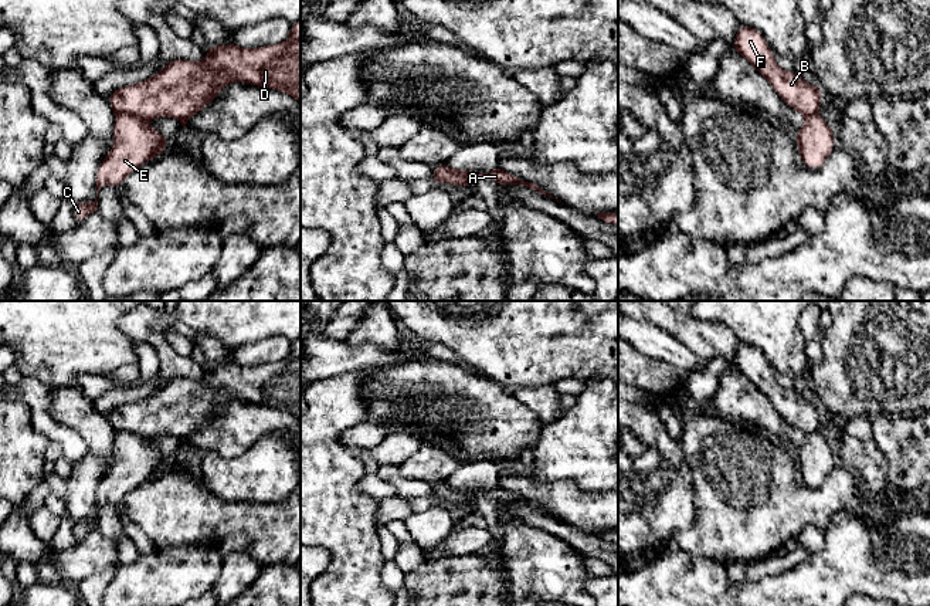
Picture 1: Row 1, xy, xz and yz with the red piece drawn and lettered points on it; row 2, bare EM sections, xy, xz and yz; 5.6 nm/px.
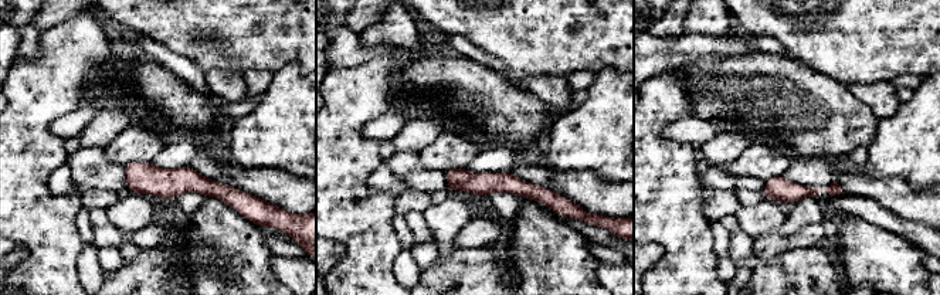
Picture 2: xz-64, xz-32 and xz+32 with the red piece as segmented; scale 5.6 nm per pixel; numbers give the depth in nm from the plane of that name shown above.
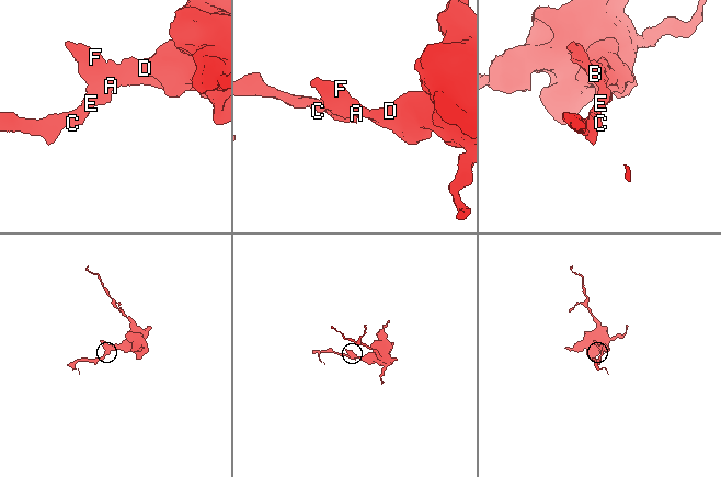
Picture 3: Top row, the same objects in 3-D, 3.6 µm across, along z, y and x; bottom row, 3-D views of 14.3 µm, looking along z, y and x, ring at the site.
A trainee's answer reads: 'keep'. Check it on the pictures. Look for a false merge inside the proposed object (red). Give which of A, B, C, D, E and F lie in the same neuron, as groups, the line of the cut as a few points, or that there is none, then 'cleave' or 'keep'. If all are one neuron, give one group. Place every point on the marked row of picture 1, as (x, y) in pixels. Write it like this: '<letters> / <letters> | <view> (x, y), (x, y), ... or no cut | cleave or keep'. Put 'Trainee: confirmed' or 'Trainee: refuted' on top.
Trainee: refuted
A B D F / C E | xy (116, 114), (135, 114), (146, 118) | cleave

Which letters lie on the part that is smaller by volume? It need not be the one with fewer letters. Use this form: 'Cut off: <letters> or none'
Cut off: C, E

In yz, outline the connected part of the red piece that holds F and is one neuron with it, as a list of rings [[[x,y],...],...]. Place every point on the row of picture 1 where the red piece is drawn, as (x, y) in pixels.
[[[740,23],[732,48],[746,58],[774,88],[783,102],[804,116],[818,112],[824,97],[818,85],[811,85],[794,71],[784,71],[763,34]]]

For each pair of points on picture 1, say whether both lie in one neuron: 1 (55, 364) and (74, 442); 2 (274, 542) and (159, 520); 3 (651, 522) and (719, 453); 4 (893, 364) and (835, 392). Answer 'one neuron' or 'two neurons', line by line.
1: two neurons
2: one neuron
3: two neurons
4: one neuron

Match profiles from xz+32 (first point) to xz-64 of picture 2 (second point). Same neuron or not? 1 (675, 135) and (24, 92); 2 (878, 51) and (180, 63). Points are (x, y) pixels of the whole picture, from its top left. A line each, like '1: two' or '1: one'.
1: two
2: two

